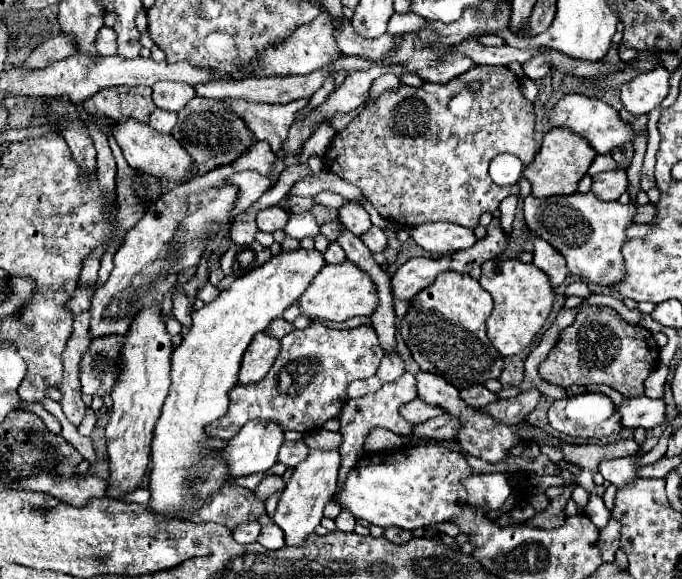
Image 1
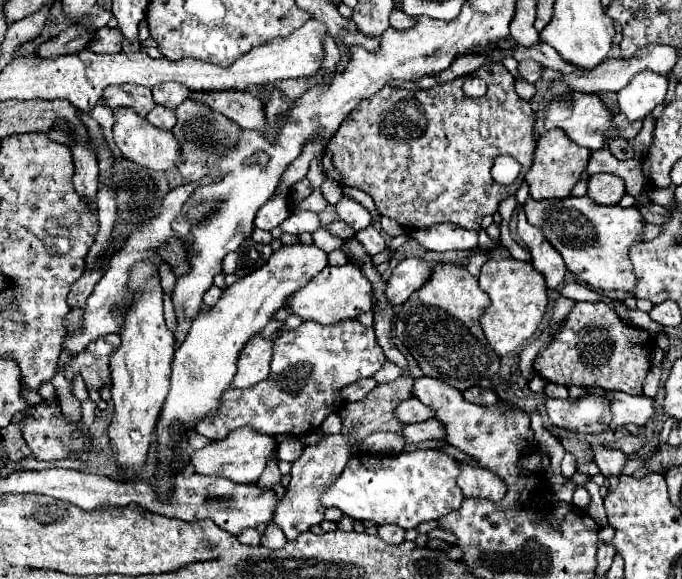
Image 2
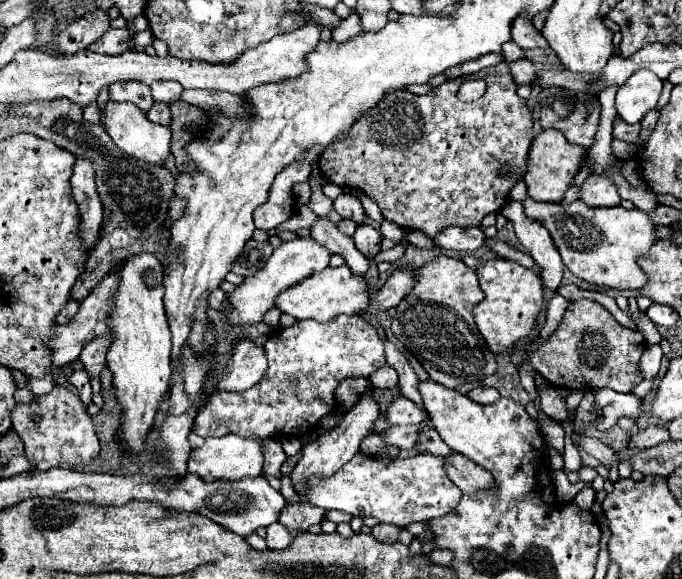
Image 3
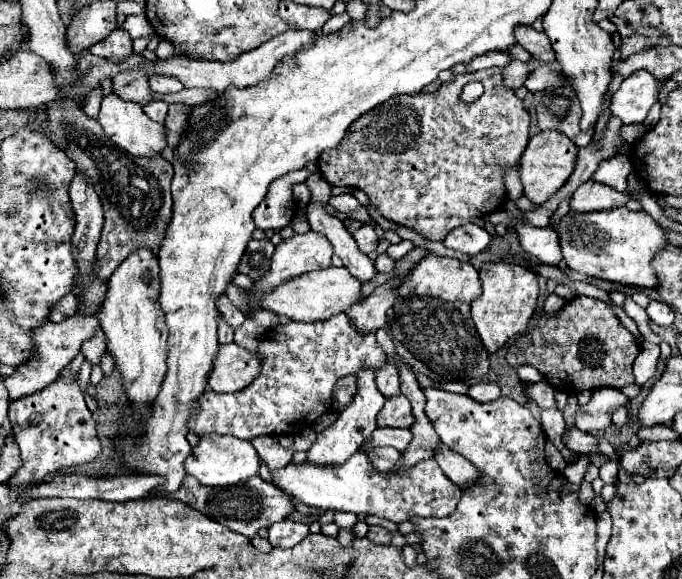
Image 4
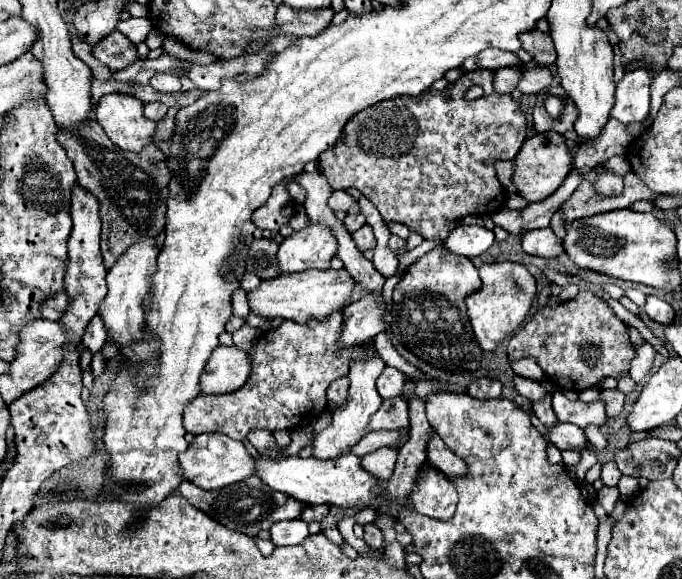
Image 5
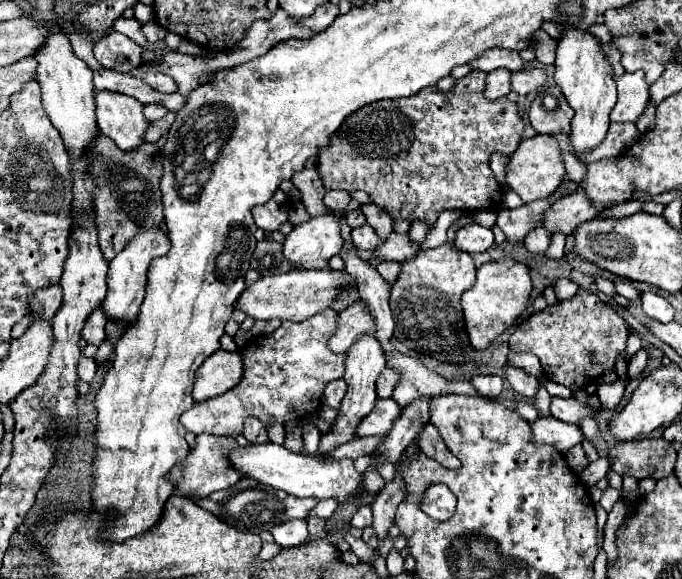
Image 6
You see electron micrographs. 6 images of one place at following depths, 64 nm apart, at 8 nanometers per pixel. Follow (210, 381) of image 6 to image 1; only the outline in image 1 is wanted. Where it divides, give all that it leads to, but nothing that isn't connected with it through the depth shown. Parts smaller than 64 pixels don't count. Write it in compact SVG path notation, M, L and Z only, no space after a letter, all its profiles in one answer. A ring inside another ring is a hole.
M266 332L256 334L256 338L252 338L248 350L244 352L238 384L246 386L246 384L260 382L268 374L274 360L278 358L278 348L280 348L280 342L276 338L272 338L270 334L266 334Z

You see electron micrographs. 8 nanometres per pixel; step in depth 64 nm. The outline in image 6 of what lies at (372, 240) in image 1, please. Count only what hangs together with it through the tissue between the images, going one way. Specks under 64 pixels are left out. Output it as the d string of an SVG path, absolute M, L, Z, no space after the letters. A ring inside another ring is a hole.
M364 224L360 228L354 228L352 230L352 242L356 248L362 248L362 250L374 250L380 242L376 230L370 226L370 224Z

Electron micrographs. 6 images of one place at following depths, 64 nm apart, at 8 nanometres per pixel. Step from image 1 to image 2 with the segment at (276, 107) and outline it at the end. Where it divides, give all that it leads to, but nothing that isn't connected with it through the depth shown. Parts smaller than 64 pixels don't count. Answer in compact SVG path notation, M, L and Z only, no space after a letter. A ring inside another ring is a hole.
M190 92L190 100L208 104L214 112L224 114L242 128L268 130L262 104L250 92Z

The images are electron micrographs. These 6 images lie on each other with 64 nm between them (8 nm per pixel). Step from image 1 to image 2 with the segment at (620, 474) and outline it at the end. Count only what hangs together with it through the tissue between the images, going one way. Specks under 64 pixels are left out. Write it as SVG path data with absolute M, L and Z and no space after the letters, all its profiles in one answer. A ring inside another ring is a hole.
M592 444L594 450L594 460L600 466L604 476L612 476L612 474L620 474L620 468L626 462L626 456L620 454L620 450L612 450L606 448L604 444Z

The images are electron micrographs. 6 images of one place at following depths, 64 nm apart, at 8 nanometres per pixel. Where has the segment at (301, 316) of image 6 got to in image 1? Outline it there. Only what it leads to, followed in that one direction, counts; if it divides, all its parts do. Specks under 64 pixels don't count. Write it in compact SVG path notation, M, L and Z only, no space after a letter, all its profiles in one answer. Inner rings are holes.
M352 262L330 266L326 264L318 276L310 282L308 290L298 298L300 310L310 320L324 320L324 322L346 322L354 316L370 316L378 304L376 288L366 272L362 272Z

